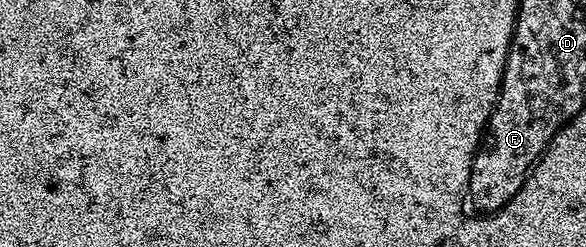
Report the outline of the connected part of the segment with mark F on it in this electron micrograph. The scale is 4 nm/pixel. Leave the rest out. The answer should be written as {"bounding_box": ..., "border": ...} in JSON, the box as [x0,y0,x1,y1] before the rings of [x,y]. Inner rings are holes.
{"bounding_box":[469,61,565,215],"border":[[[506,61],[498,100],[490,110],[488,136],[470,163],[469,198],[486,201],[485,212],[490,215],[504,208],[518,194],[530,170],[565,125],[562,121],[526,121],[526,89],[518,89],[518,61]]]}

